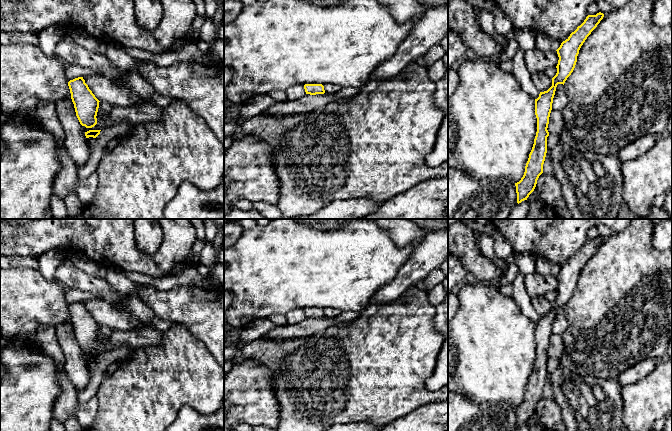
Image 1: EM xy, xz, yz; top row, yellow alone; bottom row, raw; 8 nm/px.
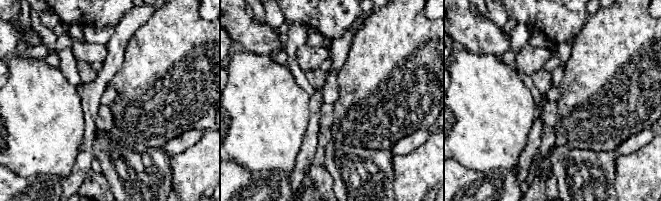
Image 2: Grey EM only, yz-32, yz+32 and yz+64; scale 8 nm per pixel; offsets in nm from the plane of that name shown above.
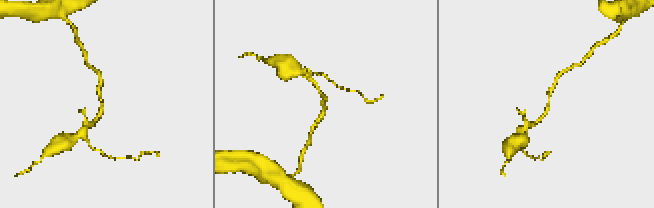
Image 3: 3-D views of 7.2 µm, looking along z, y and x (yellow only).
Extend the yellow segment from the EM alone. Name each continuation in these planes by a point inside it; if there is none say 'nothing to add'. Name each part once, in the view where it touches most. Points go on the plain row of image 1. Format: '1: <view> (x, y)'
nothing to add

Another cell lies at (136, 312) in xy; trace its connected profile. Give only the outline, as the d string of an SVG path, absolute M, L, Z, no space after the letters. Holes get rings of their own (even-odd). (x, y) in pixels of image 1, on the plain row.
M135 294L126 296L125 302L126 307L123 310L120 304L107 303L101 299L91 300L89 298L85 298L83 300L85 307L88 309L89 313L92 315L95 321L99 325L108 326L114 331L129 331L135 329L140 324L146 324L147 326L165 332L175 324L175 322L161 319L156 316L153 311L145 304L145 302Z

